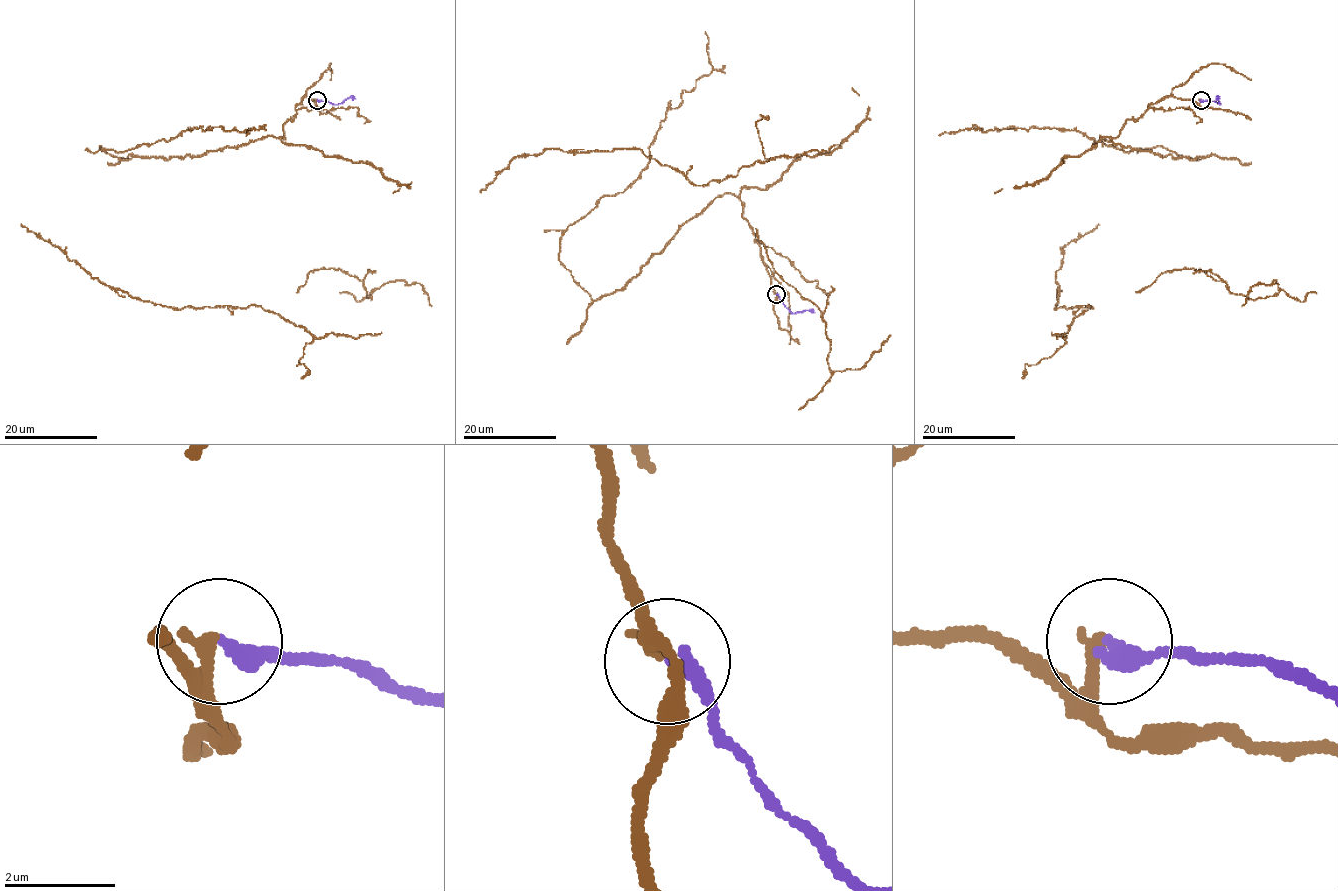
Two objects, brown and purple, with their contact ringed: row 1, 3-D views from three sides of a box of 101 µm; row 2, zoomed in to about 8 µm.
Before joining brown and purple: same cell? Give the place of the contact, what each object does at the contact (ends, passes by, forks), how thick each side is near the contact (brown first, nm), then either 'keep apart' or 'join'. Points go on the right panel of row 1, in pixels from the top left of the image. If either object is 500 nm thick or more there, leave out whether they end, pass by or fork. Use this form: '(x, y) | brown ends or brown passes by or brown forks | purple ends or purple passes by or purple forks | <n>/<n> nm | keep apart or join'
(1201, 100) | brown ends | purple ends | 280/320 nm | keep apart

